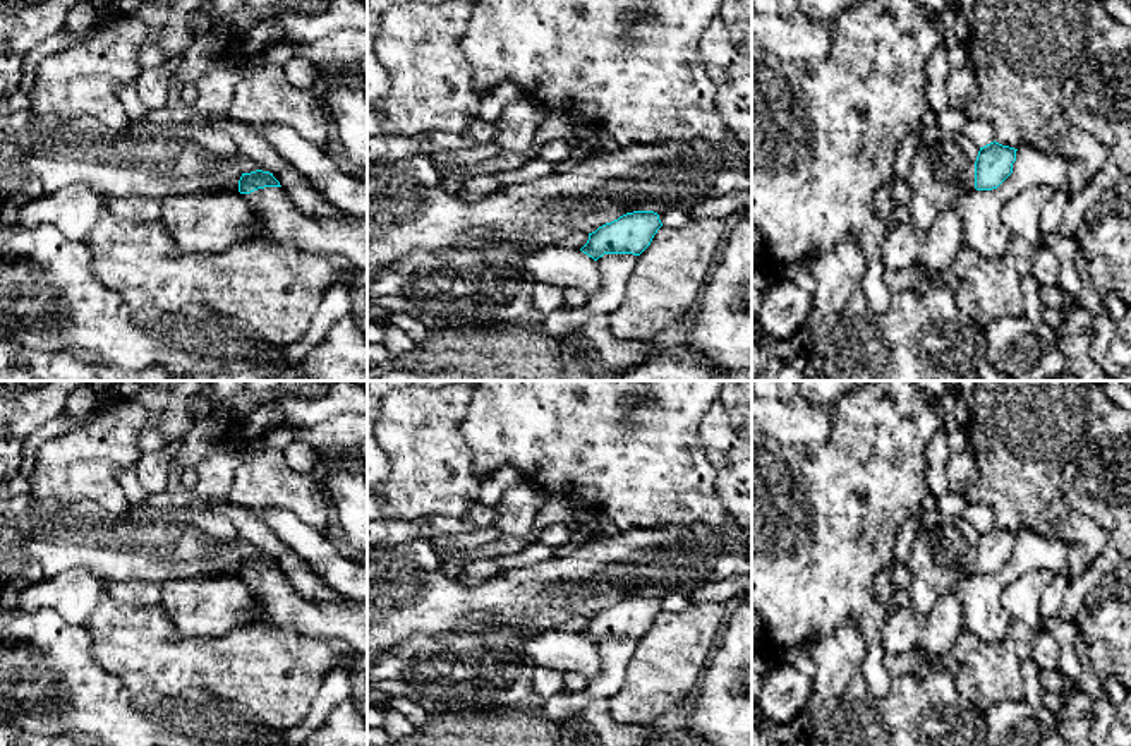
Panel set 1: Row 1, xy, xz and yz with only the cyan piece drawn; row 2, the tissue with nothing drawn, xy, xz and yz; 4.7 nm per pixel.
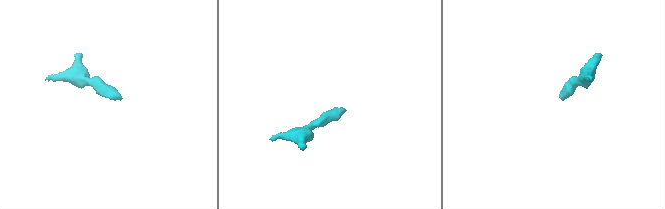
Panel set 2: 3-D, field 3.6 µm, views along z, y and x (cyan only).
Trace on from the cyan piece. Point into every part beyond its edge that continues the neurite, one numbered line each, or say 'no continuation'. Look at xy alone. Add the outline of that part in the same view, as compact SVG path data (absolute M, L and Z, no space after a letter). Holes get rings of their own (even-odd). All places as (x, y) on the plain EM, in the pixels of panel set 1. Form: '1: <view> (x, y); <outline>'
1: xy (280, 606); M281 571L257 573L244 581L259 602L259 614L252 624L321 640L343 640L359 653L367 655L366 602L304 599Z

